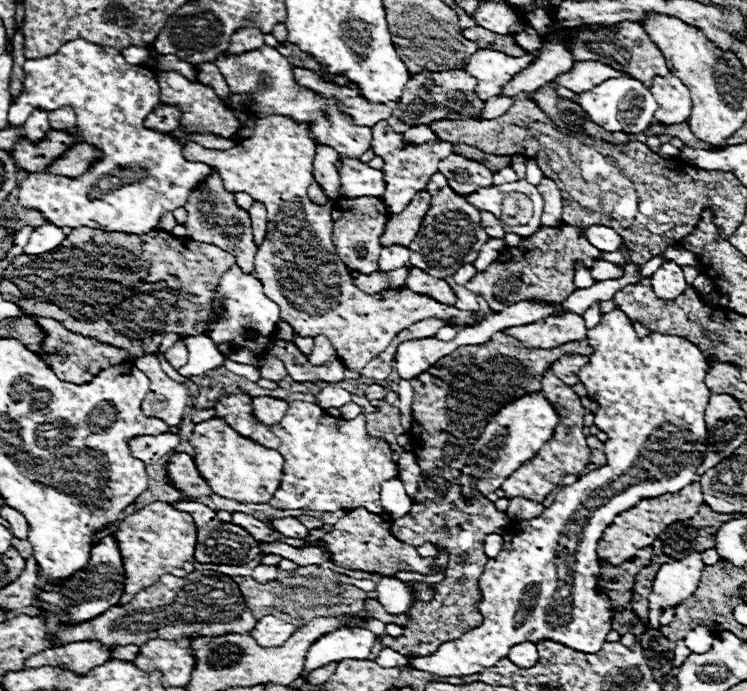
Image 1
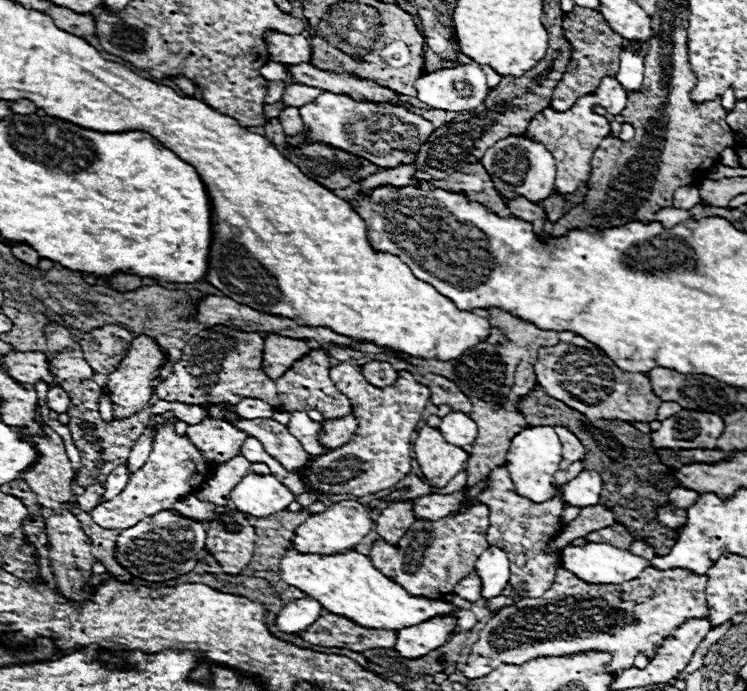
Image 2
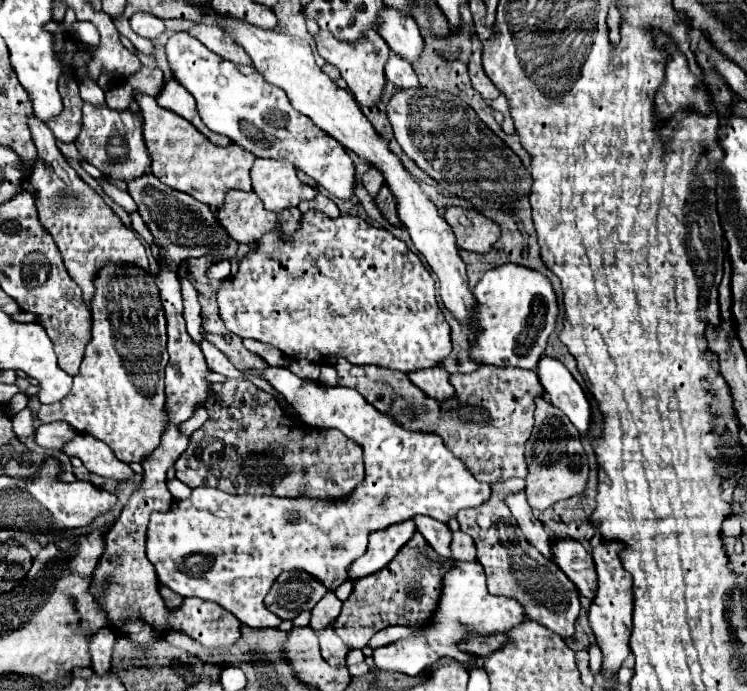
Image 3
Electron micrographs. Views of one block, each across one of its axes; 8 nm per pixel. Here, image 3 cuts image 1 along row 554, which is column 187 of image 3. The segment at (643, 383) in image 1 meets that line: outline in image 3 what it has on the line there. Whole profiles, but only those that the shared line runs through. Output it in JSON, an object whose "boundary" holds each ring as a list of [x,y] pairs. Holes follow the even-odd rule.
{"boundary":[[[268,366],[260,378],[281,393],[293,405],[300,419],[312,428],[336,429],[356,438],[366,456],[366,478],[354,492],[340,500],[320,498],[278,498],[278,496],[232,496],[218,488],[194,488],[186,500],[174,500],[168,512],[152,512],[146,556],[156,568],[160,584],[168,586],[180,596],[196,596],[212,600],[232,612],[242,624],[250,628],[276,628],[280,620],[264,606],[264,596],[272,588],[276,576],[282,572],[302,570],[322,582],[328,592],[334,592],[350,576],[350,566],[368,548],[368,536],[392,524],[412,520],[414,516],[430,516],[438,522],[448,522],[464,508],[478,508],[490,498],[490,486],[478,482],[468,468],[456,458],[436,434],[410,432],[398,426],[392,418],[372,408],[356,390],[342,386],[306,384],[286,368]]]}

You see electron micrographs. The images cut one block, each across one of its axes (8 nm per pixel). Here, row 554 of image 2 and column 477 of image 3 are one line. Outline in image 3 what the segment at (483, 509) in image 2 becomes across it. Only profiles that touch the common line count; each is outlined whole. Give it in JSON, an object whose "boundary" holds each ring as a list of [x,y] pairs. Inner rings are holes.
{"boundary":[[[338,360],[336,372],[338,372],[338,386],[358,390],[368,404],[372,404],[378,412],[392,416],[400,426],[408,430],[438,434],[444,440],[446,448],[452,450],[466,464],[466,468],[472,472],[472,476],[476,476],[476,480],[494,484],[496,480],[508,480],[514,476],[526,478],[524,444],[534,428],[534,408],[536,408],[534,400],[538,396],[544,396],[544,390],[540,388],[540,380],[534,370],[480,366],[472,374],[452,374],[452,386],[456,392],[452,398],[444,400],[442,404],[426,396],[418,386],[414,386],[404,372],[388,372],[388,368],[372,368],[372,366],[358,368],[348,360]]]}

